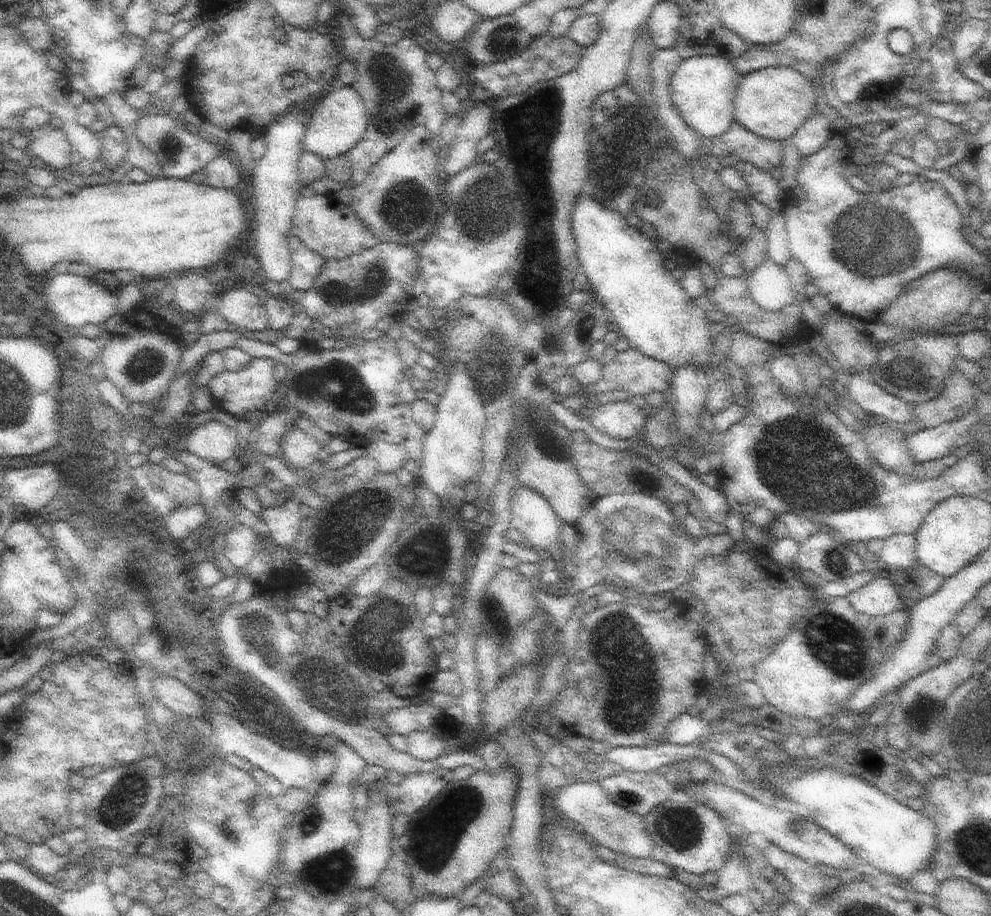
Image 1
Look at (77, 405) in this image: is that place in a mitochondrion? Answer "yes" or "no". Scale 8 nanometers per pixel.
yes

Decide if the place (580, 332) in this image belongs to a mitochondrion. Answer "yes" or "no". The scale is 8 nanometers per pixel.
yes

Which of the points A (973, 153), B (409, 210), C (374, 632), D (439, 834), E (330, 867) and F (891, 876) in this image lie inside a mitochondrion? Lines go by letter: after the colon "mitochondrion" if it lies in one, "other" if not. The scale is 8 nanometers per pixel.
A: other
B: mitochondrion
C: mitochondrion
D: mitochondrion
E: mitochondrion
F: other

